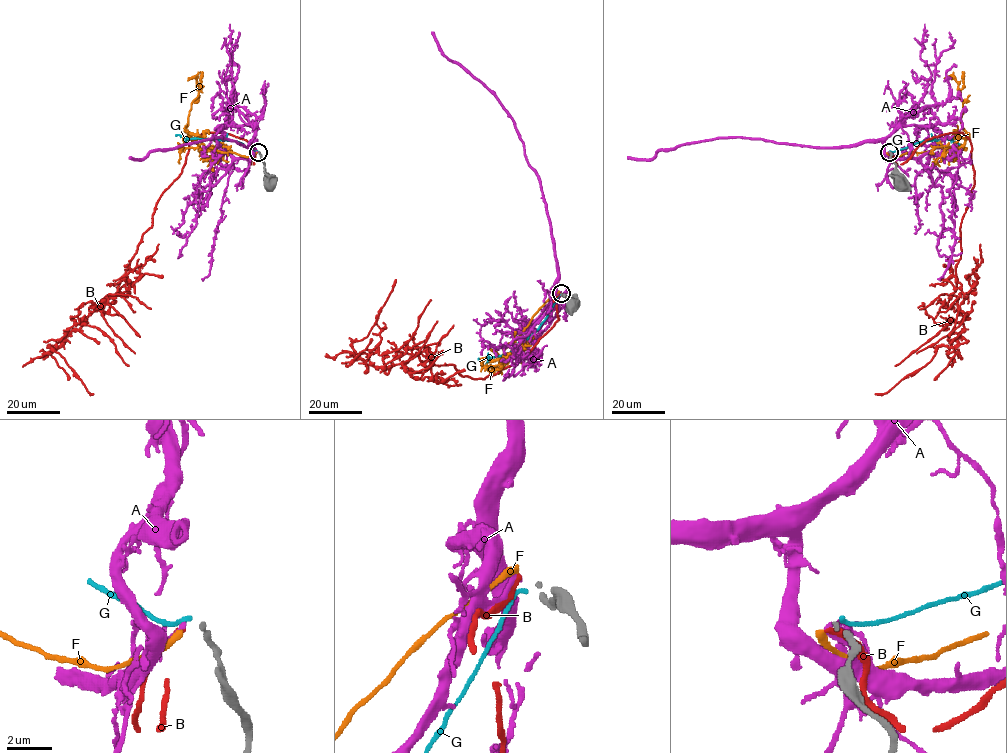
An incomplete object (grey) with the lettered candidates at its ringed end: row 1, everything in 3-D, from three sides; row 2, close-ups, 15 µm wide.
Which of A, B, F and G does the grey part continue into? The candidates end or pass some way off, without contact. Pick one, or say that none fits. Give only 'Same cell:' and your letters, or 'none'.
Same cell: A

